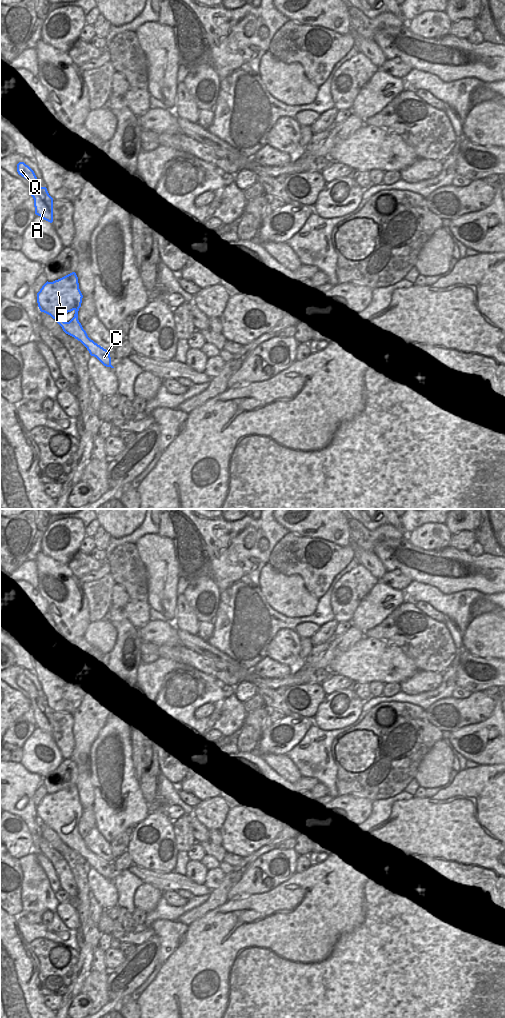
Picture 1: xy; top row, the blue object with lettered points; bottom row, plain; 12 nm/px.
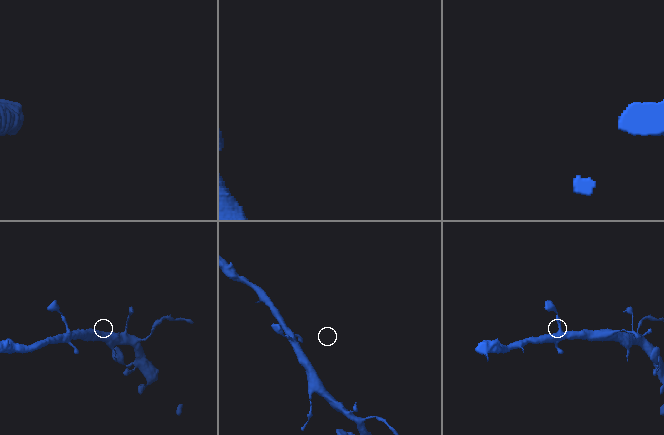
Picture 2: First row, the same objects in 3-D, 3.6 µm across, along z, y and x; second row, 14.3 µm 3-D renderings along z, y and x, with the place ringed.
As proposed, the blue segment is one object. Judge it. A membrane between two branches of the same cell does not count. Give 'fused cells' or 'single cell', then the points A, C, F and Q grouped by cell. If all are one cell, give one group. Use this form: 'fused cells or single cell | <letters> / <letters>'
single cell | A C F Q

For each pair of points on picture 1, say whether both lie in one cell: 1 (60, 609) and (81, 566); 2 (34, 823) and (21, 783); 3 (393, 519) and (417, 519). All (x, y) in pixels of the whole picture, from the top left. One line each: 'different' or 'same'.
1: different
2: same
3: different

